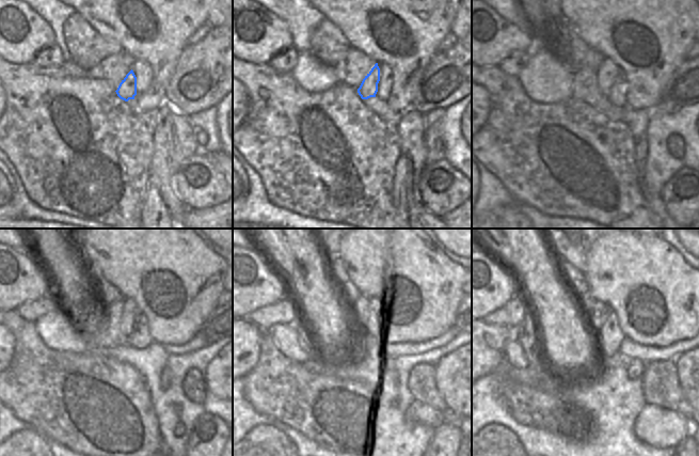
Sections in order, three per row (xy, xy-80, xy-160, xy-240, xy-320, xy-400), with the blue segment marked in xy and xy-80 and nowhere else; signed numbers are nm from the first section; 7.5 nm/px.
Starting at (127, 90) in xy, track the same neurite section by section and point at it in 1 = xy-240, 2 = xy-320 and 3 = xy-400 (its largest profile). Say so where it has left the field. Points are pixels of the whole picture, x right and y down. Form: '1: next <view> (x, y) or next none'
1: next xy-240 (130, 310)
2: next xy-320 (366, 305)
3: next xy-400 (598, 314)

